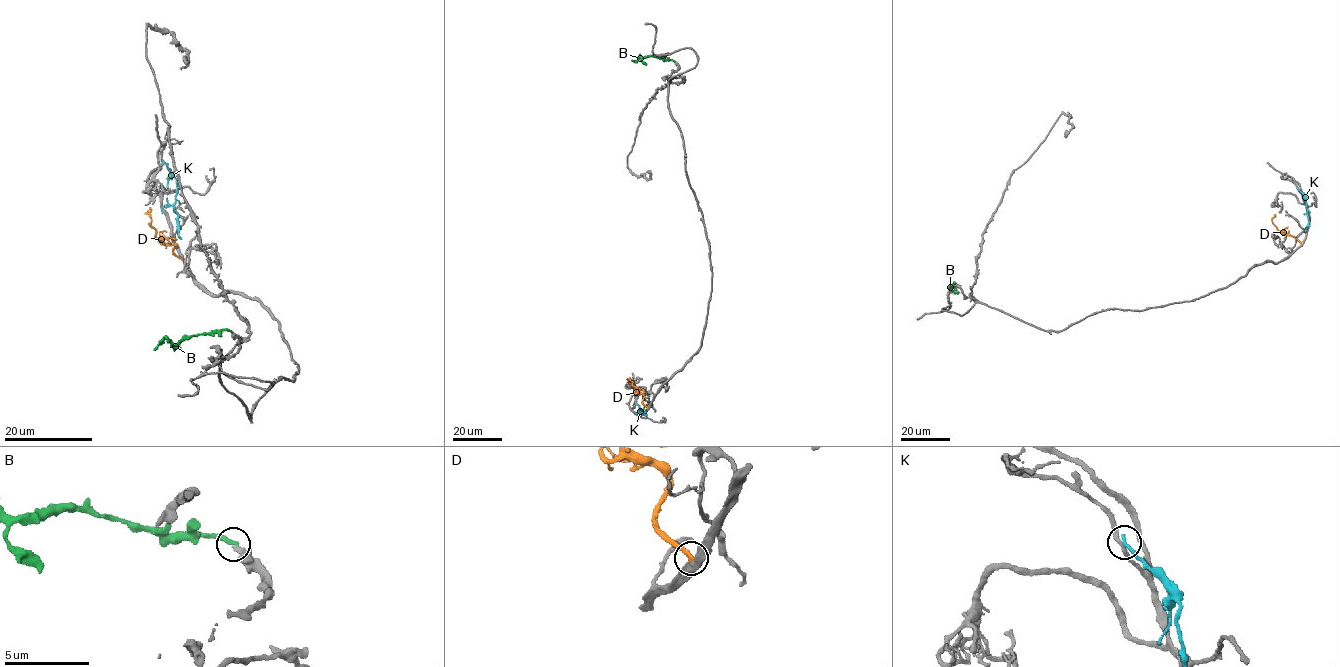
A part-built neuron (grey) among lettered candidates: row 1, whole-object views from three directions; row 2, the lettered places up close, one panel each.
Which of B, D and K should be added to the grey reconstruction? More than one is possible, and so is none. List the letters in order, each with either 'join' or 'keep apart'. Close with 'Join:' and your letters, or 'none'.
B: join
D: keep apart
K: keep apart
Join: B

